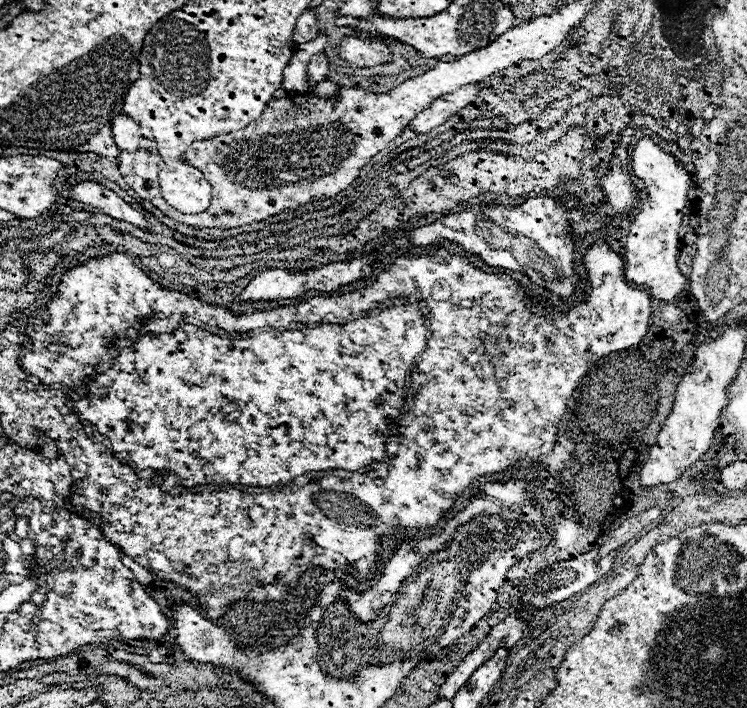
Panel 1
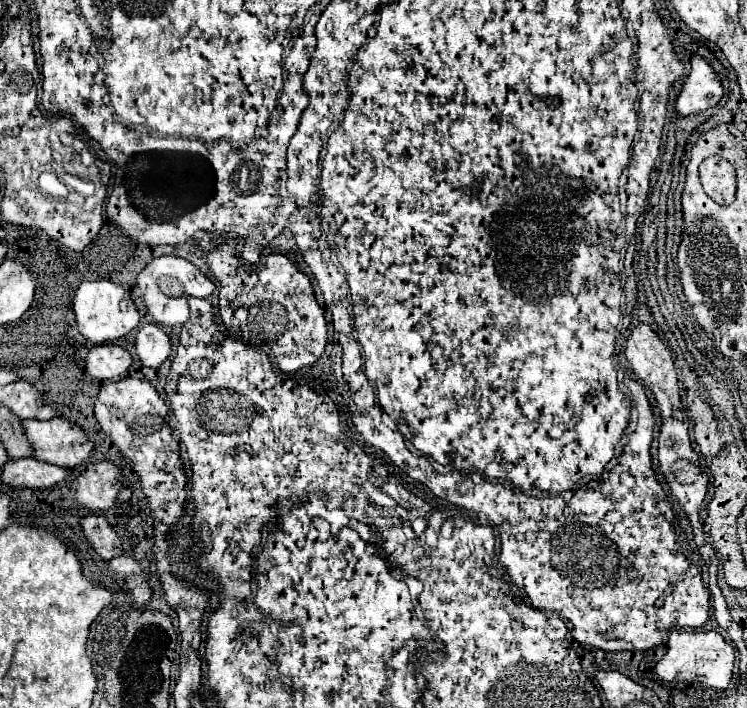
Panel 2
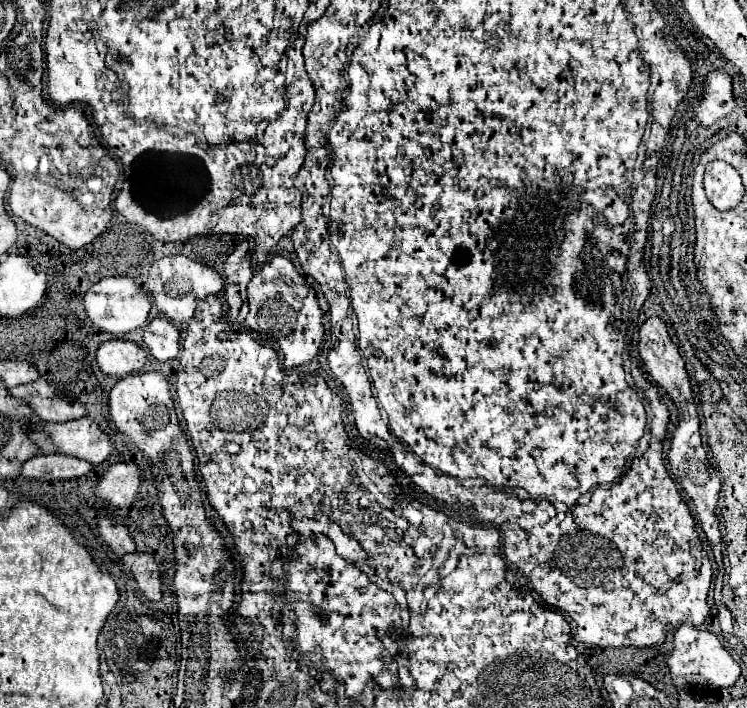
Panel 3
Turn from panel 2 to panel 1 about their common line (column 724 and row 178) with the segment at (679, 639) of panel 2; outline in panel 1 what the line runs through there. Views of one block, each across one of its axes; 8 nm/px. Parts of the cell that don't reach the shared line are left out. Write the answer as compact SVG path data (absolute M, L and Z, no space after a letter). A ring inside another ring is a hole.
M650 136L640 138L638 144L634 146L632 170L648 188L648 200L638 210L630 226L630 236L628 236L626 252L624 252L624 276L634 284L644 286L650 292L652 300L670 302L680 292L690 290L690 284L692 284L690 282L692 271L686 277L678 270L678 264L676 264L678 228L684 216L690 176L676 162L674 154L662 152L660 146L654 144Z

